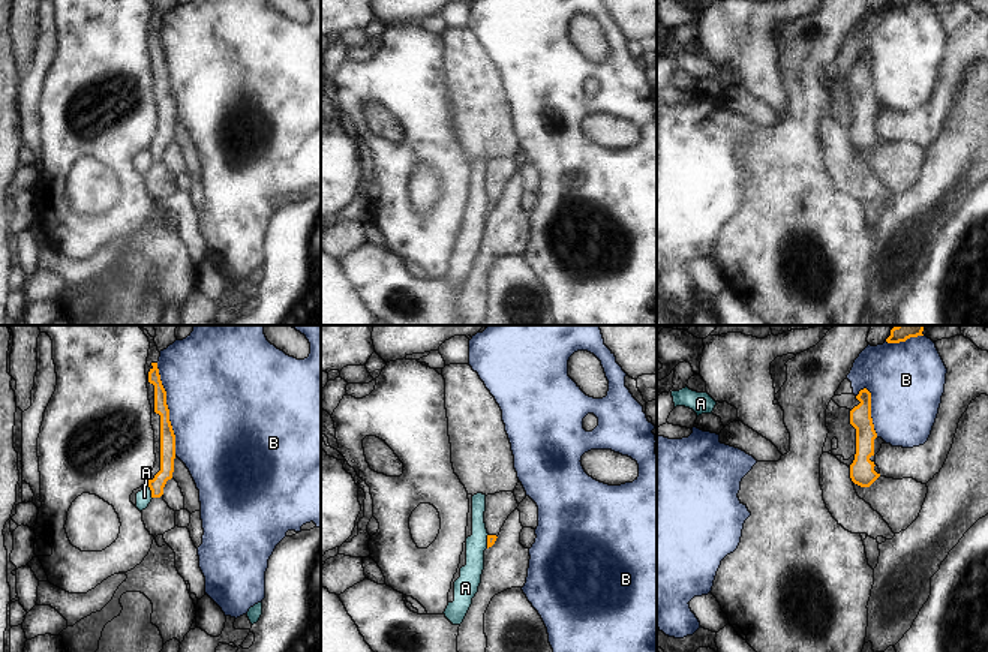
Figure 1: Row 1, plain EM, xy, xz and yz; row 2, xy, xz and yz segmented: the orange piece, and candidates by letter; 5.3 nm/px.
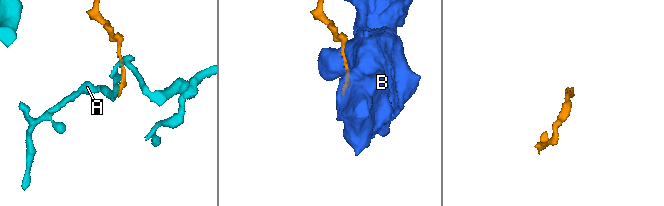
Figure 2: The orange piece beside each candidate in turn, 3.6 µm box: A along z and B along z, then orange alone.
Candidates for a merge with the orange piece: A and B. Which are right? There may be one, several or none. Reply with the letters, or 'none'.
none

